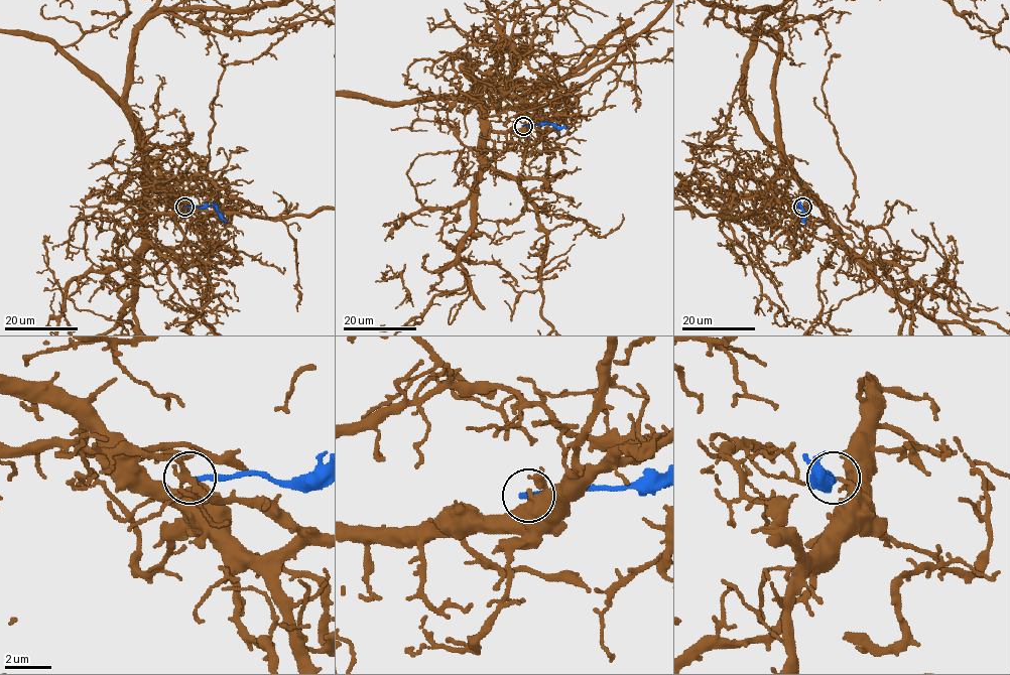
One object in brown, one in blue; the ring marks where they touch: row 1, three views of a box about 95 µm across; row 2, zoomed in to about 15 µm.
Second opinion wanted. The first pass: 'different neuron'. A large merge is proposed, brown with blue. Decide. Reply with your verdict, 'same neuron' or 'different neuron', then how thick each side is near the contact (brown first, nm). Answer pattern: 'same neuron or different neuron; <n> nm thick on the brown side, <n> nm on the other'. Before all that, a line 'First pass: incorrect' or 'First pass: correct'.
First pass: correct
different neuron; 200 nm thick on the brown side, 240 nm on the other

